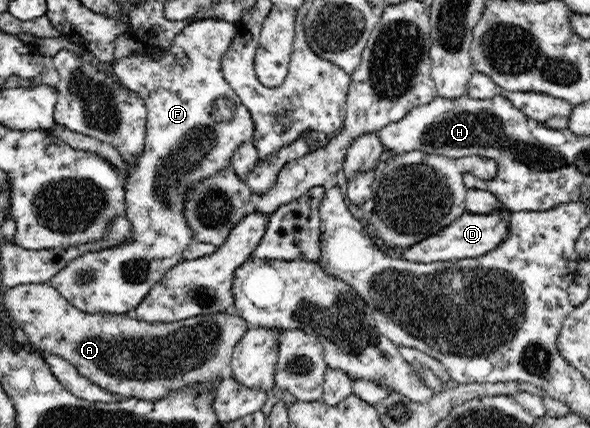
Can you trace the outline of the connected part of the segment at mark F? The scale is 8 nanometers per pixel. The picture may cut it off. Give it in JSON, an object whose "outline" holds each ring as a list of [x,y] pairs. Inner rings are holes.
{"outline":[[[213,18],[195,20],[180,31],[167,49],[167,54],[160,60],[152,59],[150,54],[143,51],[112,63],[114,76],[126,89],[139,95],[148,110],[145,148],[133,162],[127,163],[127,180],[124,182],[125,215],[133,227],[134,236],[125,245],[91,252],[70,260],[65,268],[49,280],[49,284],[75,308],[91,314],[132,313],[153,285],[157,284],[168,270],[184,260],[183,252],[195,240],[185,219],[187,192],[204,179],[228,168],[235,150],[252,141],[255,132],[251,113],[241,103],[222,71],[223,56],[235,35],[234,23]],[[79,274],[90,274],[90,277],[86,281],[79,281]]]}

